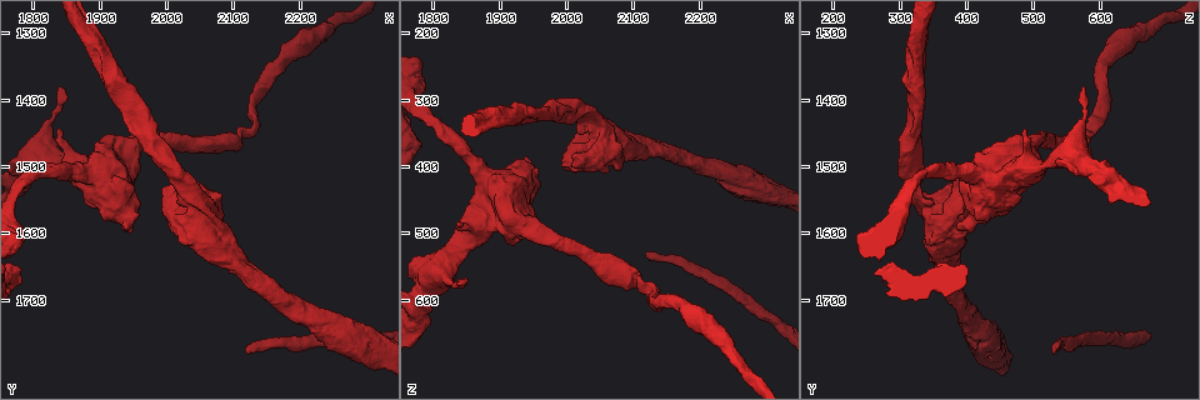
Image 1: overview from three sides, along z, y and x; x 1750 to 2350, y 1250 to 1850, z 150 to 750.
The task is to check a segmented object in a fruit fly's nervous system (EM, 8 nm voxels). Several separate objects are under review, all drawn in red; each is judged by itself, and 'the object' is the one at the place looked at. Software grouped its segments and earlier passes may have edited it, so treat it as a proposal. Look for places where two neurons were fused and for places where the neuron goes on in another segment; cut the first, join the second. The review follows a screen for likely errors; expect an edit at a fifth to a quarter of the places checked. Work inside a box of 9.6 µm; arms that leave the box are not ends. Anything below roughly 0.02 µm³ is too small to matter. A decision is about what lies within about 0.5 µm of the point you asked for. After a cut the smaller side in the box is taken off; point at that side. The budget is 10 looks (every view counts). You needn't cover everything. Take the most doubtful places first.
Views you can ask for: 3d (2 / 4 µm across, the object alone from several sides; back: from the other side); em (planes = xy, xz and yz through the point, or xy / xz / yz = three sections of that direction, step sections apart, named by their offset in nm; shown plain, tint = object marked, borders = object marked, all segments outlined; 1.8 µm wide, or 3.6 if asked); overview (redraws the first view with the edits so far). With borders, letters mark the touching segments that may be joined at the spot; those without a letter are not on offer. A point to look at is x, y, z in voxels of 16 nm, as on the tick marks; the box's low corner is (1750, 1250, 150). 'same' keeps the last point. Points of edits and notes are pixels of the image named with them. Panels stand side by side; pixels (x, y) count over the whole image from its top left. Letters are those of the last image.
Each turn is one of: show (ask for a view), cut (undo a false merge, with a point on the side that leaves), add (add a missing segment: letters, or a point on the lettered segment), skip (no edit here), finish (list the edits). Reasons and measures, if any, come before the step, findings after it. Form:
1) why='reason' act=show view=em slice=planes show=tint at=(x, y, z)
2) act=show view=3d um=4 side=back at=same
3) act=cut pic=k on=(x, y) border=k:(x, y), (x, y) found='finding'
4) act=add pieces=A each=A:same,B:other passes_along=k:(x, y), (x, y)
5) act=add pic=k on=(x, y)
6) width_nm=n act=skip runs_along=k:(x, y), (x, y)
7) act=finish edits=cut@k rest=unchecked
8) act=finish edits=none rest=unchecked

act=show view=em slice=planes show=borders at=(2125, 1780, 530)

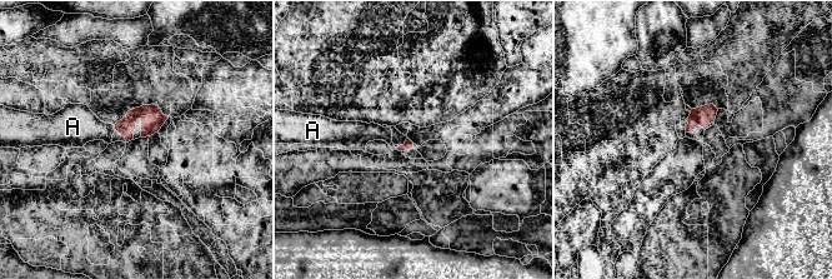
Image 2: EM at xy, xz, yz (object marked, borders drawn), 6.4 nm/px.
act=add pieces=A each=A:same passes_along=2:(151, 116), (115, 128), (76, 124) found='the neuron continues'

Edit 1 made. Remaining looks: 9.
act=show view=overview

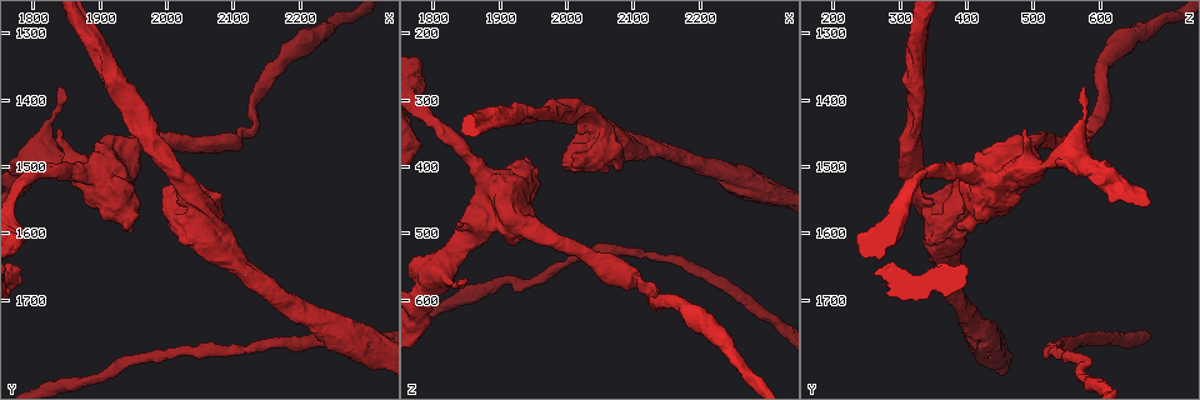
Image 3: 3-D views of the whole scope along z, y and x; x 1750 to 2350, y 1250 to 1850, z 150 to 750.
why='stops while still wide' act=show view=3d um=4 at=(1940, 1595, 390)

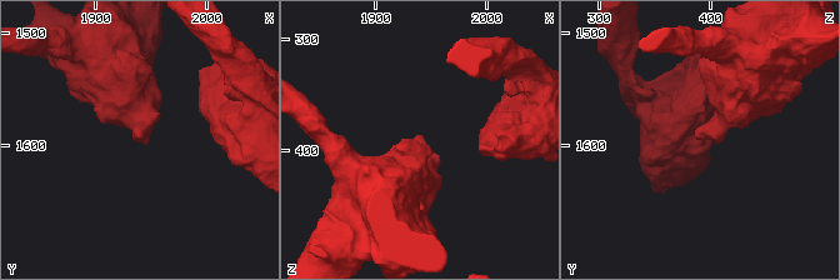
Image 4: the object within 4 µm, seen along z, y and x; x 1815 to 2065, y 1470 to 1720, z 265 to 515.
act=show view=em slice=planes show=borders at=(1938, 1592, 386)

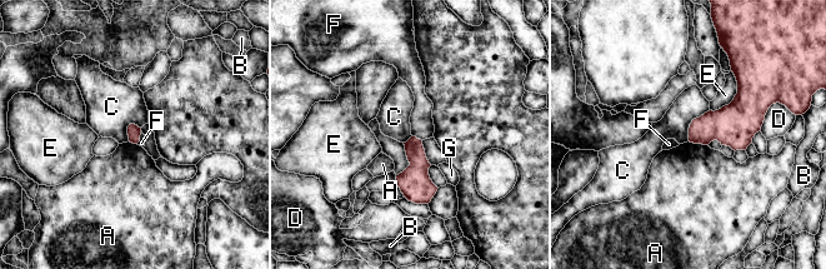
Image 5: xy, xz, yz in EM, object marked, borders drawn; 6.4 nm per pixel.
act=skip each=A:other,B:other,C:other,D:other,E:other,F:other,G:other found='none of them fits'

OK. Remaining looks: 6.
why='free end' act=show view=3d um=2 at=(1840, 1440, 485)

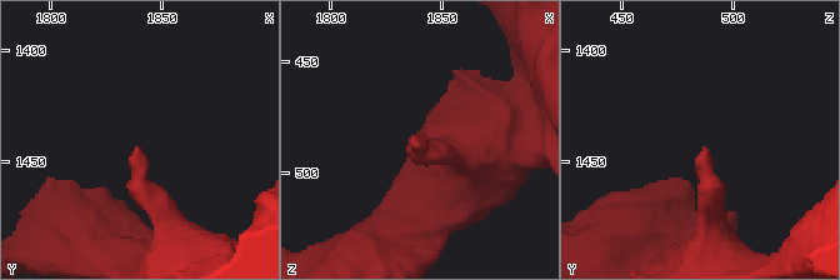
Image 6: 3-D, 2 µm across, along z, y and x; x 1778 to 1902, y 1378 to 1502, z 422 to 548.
why='need the tissue' act=show view=em slice=planes show=borders at=(1840, 1444, 487)

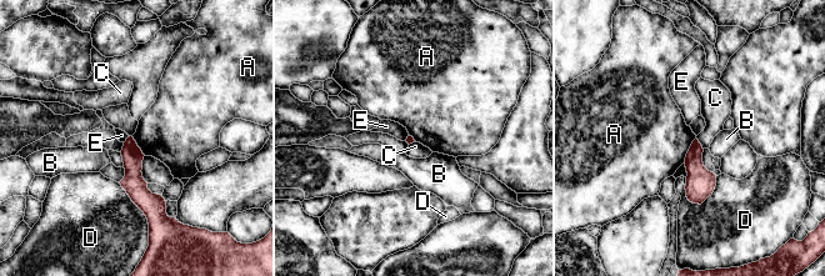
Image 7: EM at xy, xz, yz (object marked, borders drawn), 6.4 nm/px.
longest_contact=D:240nm act=skip each=A:other,B:other,C:other,D:other,E:other runs_along=7:(130, 140), (133, 182), (148, 212) found='none of them fits'

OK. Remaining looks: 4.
why='calibre changes' act=show view=3d um=4 at=(2320, 1775, 445)

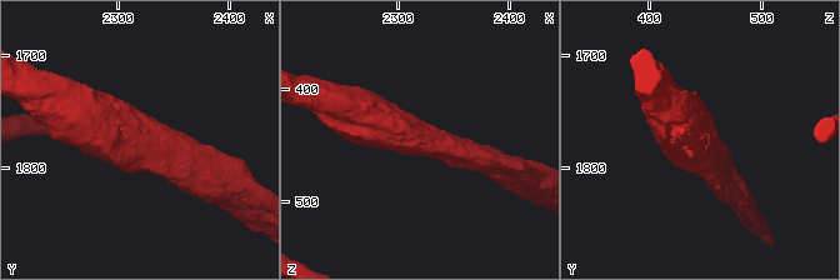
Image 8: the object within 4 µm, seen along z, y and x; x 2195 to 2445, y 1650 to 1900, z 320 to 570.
act=show view=em um=3.6 slice=planes show=tint at=(2322, 1780, 446)

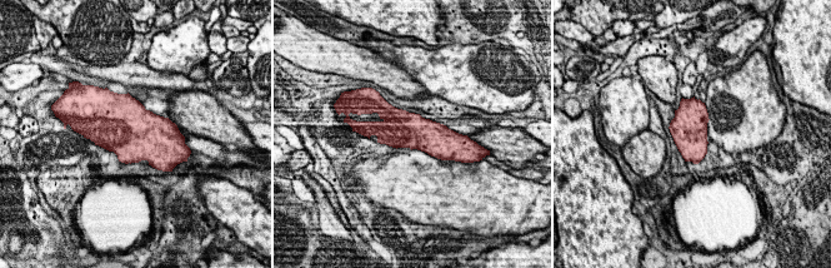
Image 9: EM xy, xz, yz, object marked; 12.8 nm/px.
why='see the neighbours' act=show view=em um=3.6 slice=planes show=borders at=same

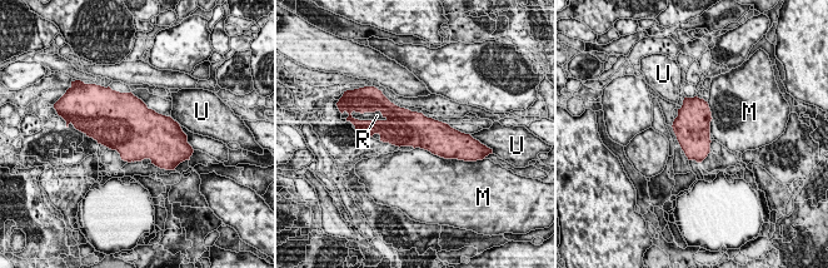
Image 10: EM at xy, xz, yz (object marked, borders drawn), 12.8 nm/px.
act=add pieces=R each=M:other,R:same,U:other passes_along=10:(399, 122), (382, 114), (377, 115) found='it goes on there'

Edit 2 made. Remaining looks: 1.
act=finish edits=add@2,add@10 rest=unchecked

